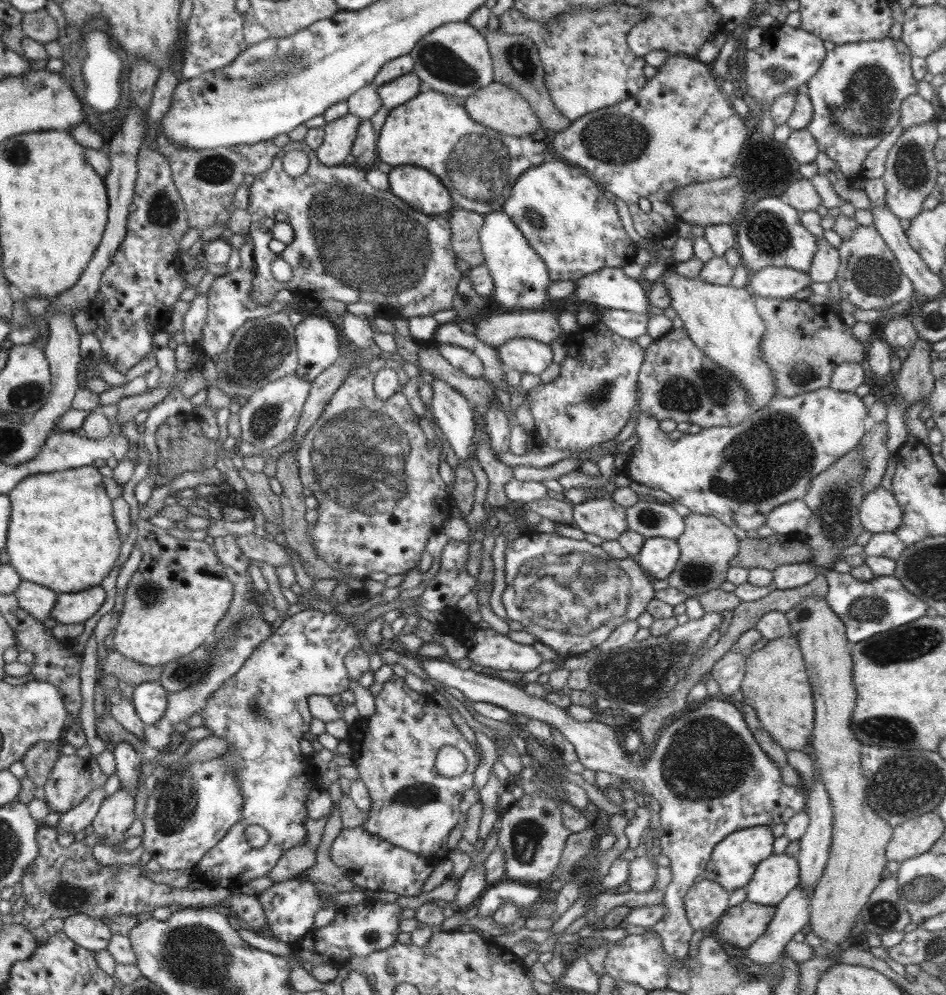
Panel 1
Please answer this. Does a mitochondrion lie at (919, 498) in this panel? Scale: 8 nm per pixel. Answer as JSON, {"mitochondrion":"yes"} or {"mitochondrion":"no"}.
{"mitochondrion":"no"}

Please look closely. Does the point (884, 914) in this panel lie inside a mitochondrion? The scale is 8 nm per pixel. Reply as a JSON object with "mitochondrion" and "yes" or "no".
{"mitochondrion":"yes"}

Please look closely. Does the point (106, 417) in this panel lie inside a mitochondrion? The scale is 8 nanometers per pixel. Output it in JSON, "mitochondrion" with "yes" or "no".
{"mitochondrion":"no"}

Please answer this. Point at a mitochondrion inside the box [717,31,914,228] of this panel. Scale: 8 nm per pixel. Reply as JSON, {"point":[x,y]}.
{"point":[870,93]}

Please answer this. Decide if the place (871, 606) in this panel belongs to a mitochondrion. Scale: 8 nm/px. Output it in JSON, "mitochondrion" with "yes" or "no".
{"mitochondrion":"yes"}

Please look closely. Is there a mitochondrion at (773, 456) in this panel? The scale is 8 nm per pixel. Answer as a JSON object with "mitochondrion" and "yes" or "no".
{"mitochondrion":"yes"}

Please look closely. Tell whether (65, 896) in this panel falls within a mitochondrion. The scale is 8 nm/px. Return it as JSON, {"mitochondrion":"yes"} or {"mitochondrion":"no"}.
{"mitochondrion":"yes"}

